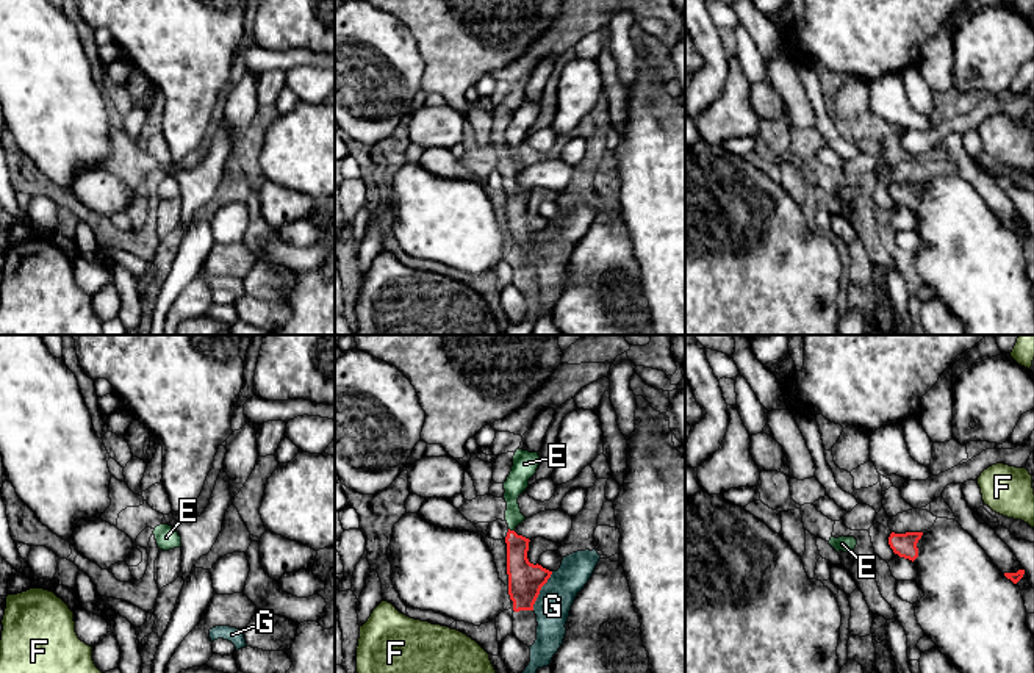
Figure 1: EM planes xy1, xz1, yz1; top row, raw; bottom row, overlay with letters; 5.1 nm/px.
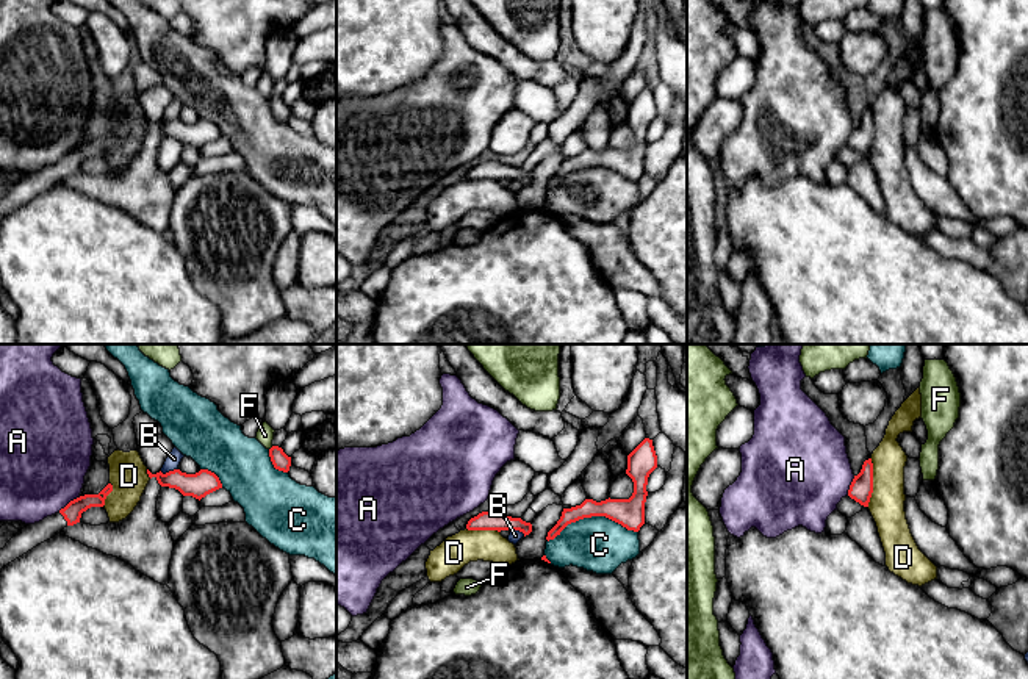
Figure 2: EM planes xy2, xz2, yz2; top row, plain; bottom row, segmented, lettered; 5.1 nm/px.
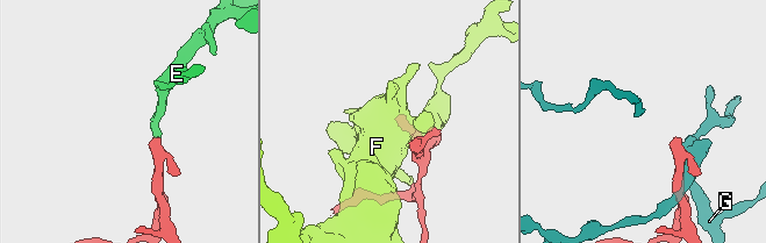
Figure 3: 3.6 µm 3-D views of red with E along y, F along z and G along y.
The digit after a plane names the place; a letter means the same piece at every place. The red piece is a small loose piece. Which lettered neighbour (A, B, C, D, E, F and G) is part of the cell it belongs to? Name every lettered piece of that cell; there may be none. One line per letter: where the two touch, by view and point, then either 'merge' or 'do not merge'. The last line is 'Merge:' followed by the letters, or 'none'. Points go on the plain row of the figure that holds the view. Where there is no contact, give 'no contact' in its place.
A: xy2 (71, 150) | do not merge
B: xy2 (168, 122) | do not merge
C: xz2 (592, 165) | do not merge
D: yz2 (872, 132) | do not merge
E: xz1 (512, 180) | merge
F: xy2 (271, 97) | do not merge
G: xz1 (540, 238) | do not merge
Merge: E

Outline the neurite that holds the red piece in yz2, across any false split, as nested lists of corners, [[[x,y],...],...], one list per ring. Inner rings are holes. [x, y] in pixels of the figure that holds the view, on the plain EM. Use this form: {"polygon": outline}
{"polygon": [[[872,108],[865,110],[862,119],[854,125],[848,146],[864,156],[868,156],[873,142],[873,113]]]}

